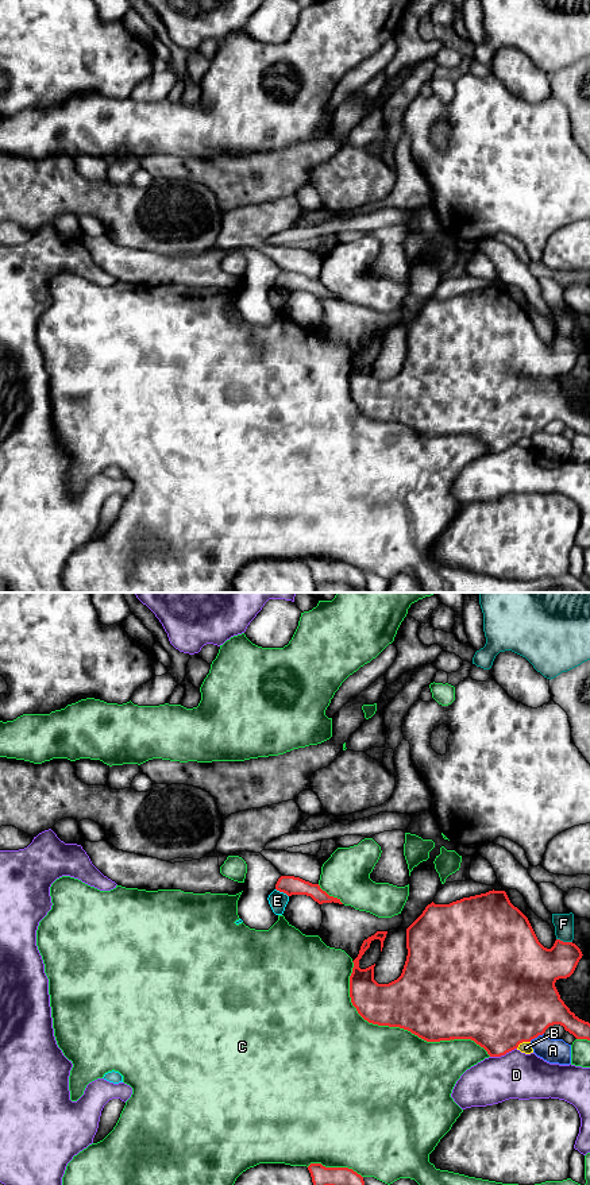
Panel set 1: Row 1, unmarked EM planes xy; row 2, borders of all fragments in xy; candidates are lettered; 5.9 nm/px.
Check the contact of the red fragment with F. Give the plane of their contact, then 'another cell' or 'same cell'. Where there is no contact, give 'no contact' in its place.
meets red in xy; another cell

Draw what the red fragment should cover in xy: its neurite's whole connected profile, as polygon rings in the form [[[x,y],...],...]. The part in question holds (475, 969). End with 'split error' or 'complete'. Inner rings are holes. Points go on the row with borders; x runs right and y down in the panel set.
[[[505,891],[463,898],[450,904],[425,907],[423,914],[406,929],[408,956],[401,976],[389,983],[374,980],[374,965],[360,969],[359,960],[374,939],[381,941],[381,952],[387,931],[377,931],[363,941],[358,957],[352,961],[350,997],[358,1014],[369,1023],[400,1027],[427,1042],[471,1039],[490,1057],[501,1057],[522,1042],[543,1035],[549,1026],[560,1024],[576,1039],[590,1041],[590,1023],[579,1019],[560,999],[555,987],[559,979],[570,977],[579,960],[581,949],[572,942],[556,939],[551,949],[544,947],[528,918],[514,907]]] | complete

